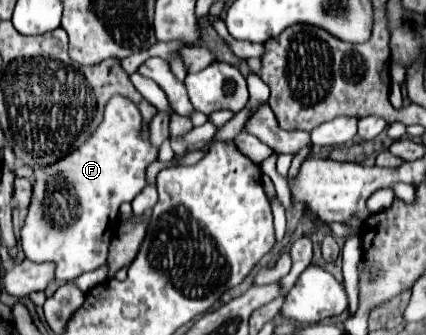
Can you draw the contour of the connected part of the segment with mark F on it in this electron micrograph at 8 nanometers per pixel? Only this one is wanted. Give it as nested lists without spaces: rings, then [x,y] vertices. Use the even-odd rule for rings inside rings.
[[[112,96],[102,124],[88,140],[50,166],[30,168],[32,200],[20,230],[20,244],[28,260],[54,262],[54,278],[68,282],[106,262],[108,242],[116,232],[118,208],[146,186],[146,168],[158,160],[158,148],[142,138],[144,120],[138,106],[124,96]]]

